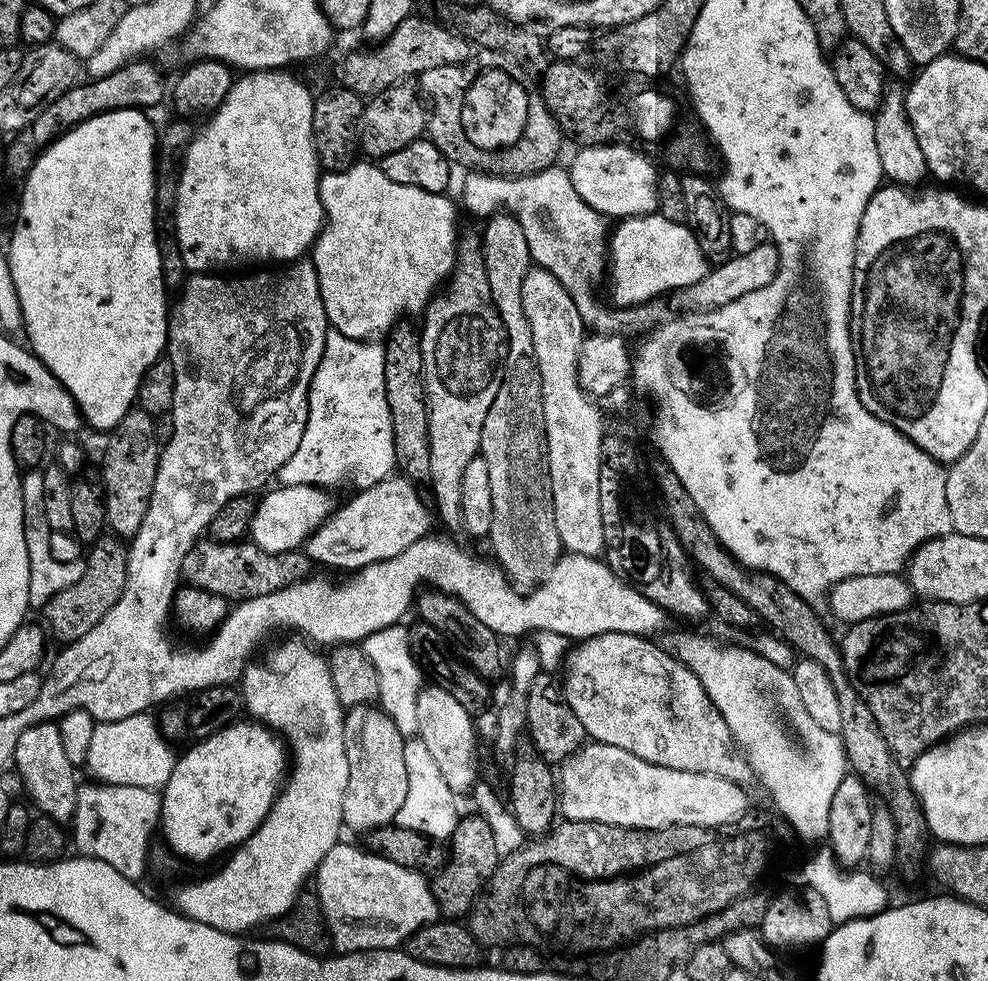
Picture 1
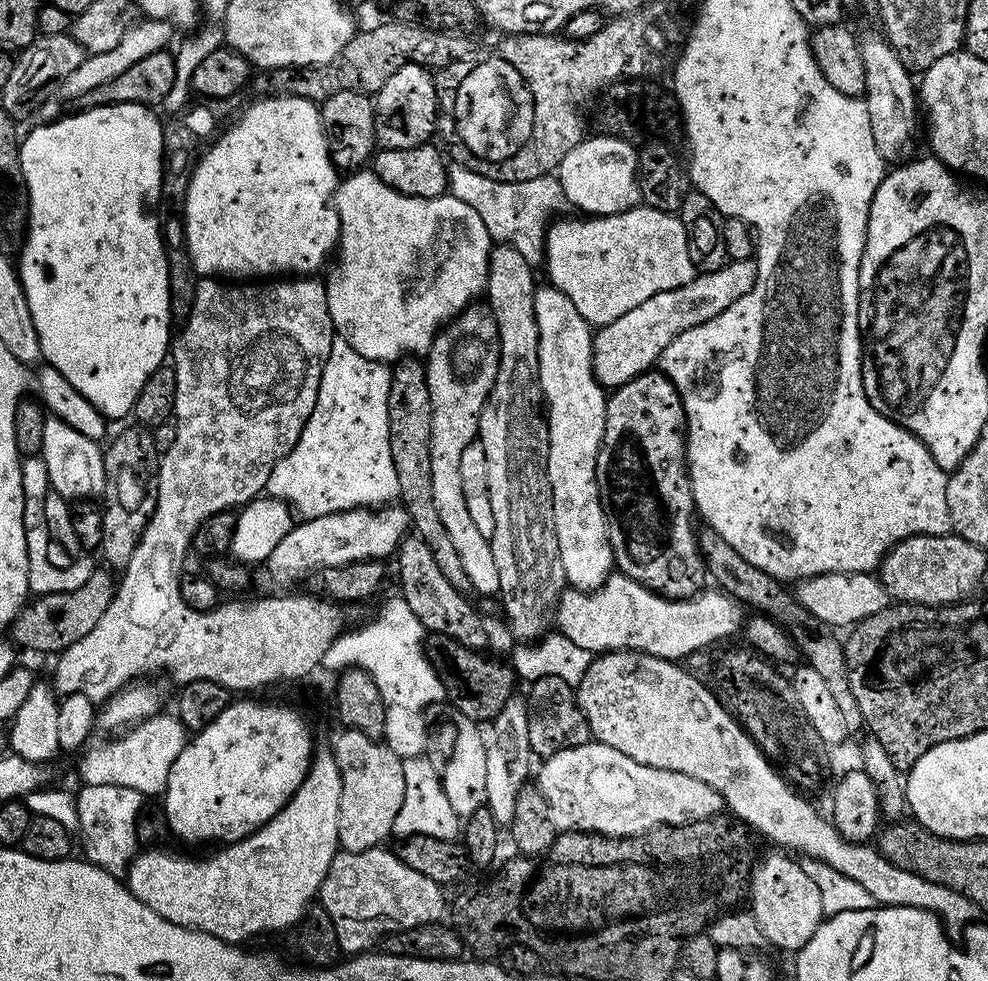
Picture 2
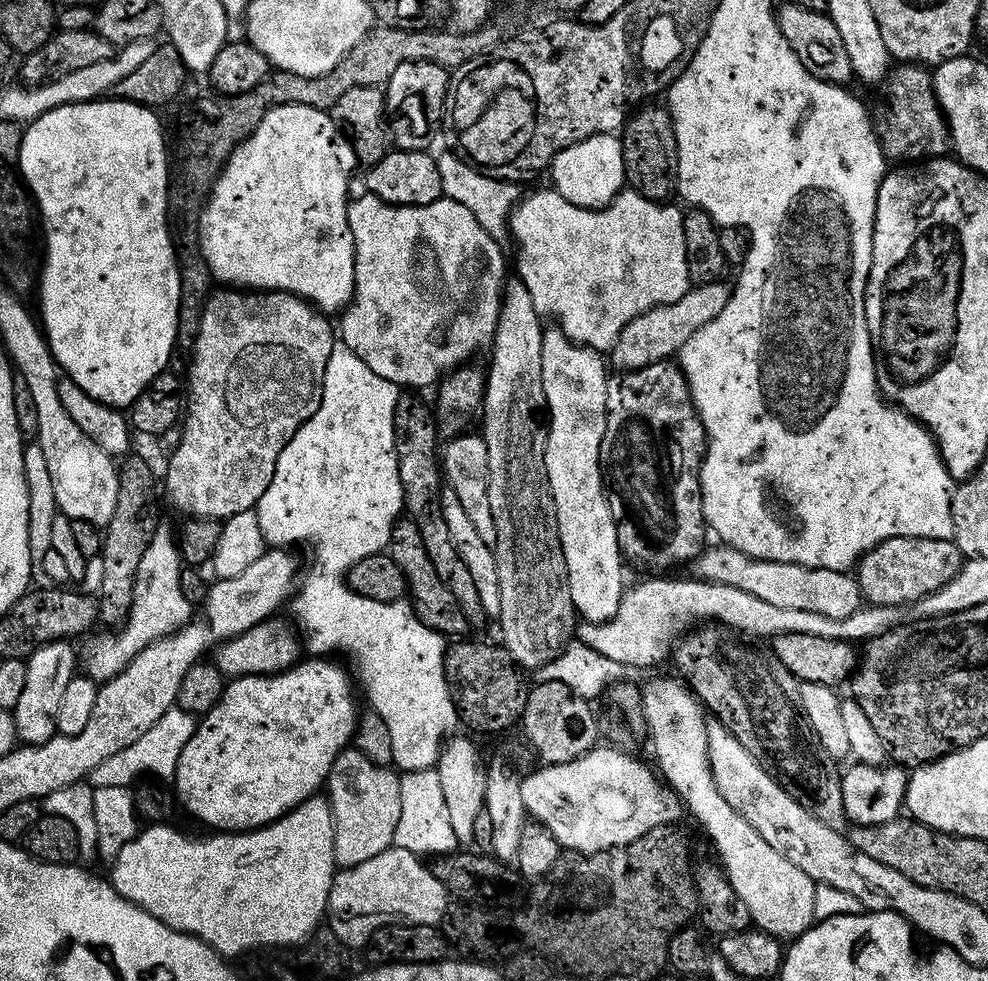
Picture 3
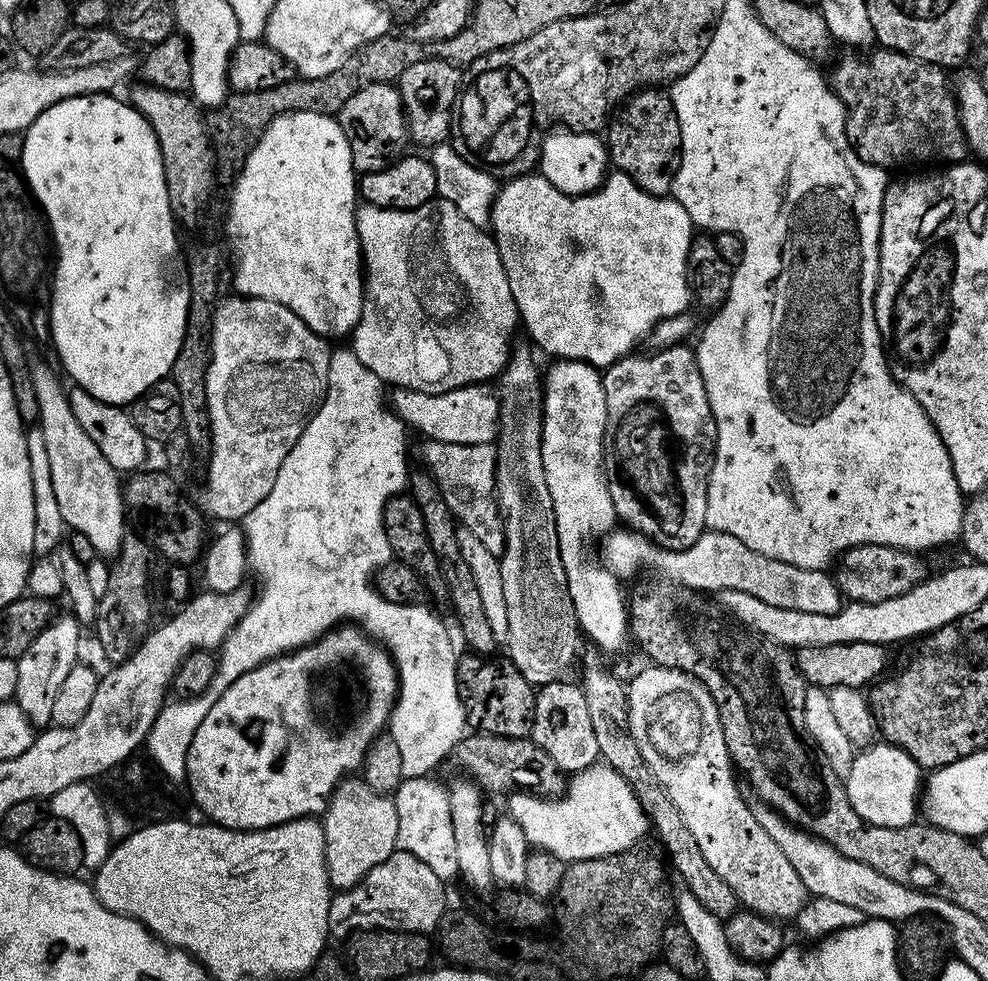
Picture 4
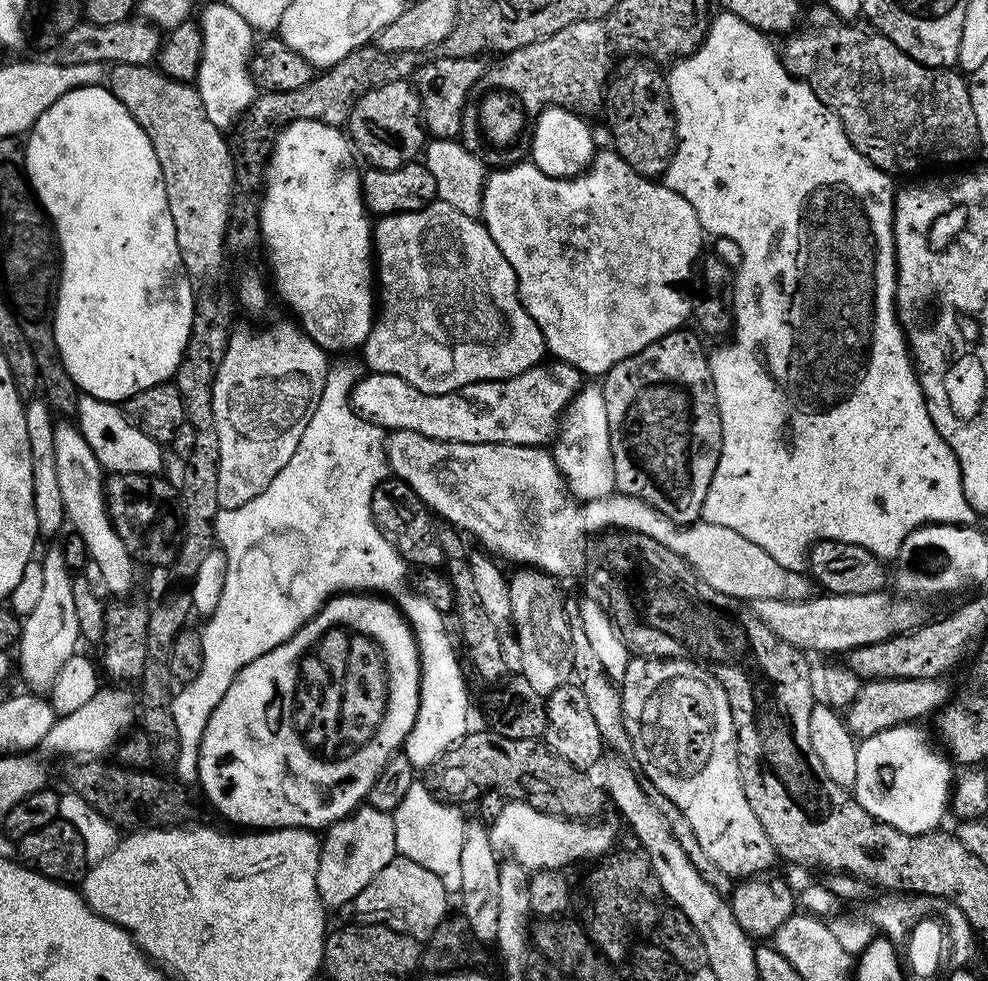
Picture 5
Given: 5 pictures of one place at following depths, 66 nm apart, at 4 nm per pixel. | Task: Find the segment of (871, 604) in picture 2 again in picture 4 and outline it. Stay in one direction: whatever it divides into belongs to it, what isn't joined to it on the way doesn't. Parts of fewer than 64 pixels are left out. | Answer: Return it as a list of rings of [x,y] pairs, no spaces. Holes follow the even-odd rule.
[[[616,528],[607,533],[598,551],[604,566],[617,573],[634,571],[636,556],[640,556],[641,562],[649,564],[662,579],[672,580],[668,582],[681,588],[691,588],[694,592],[719,594],[726,590],[742,590],[742,594],[754,594],[754,598],[762,598],[762,602],[770,606],[782,606],[782,610],[802,610],[806,614],[832,614],[842,606],[841,592],[827,571],[790,566],[790,562],[766,558],[766,554],[750,550],[746,542],[738,542],[738,538],[725,532],[706,530],[698,542],[674,552],[653,544],[643,531],[626,530]]]

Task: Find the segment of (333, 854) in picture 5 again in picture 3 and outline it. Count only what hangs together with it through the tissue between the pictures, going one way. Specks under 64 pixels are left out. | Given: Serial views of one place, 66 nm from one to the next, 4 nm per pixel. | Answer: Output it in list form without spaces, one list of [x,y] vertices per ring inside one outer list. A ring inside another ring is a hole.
[[[355,746],[340,749],[338,758],[328,771],[326,799],[331,806],[334,832],[334,854],[339,867],[352,867],[393,845],[393,834],[402,811],[401,777],[391,772],[391,767],[376,764]]]

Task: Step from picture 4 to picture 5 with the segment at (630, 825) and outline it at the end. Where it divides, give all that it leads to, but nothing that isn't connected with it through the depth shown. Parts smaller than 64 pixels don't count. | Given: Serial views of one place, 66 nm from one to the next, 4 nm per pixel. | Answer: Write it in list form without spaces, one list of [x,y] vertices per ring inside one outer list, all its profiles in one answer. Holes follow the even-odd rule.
[[[509,800],[502,806],[502,814],[494,818],[488,834],[497,853],[507,854],[526,869],[564,870],[567,864],[575,860],[588,860],[591,856],[603,857],[613,847],[611,844],[616,840],[616,832],[610,825],[602,823],[591,824],[583,820],[548,815],[524,800]]]

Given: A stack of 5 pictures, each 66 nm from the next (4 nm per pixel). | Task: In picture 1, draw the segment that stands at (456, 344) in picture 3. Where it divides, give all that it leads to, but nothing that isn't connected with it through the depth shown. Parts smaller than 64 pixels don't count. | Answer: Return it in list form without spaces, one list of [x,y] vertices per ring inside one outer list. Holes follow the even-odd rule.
[[[357,162],[346,170],[337,172],[328,170],[320,178],[320,201],[324,207],[324,227],[320,230],[315,244],[310,249],[310,259],[318,274],[318,286],[322,294],[324,309],[328,315],[328,323],[335,331],[346,334],[346,338],[371,341],[376,335],[387,334],[401,319],[403,312],[423,313],[428,307],[428,301],[437,295],[438,289],[452,275],[456,266],[456,249],[458,247],[458,231],[456,232],[456,208],[450,201],[444,200],[439,192],[427,192],[418,186],[402,186],[402,182],[390,182],[386,174],[375,163]]]

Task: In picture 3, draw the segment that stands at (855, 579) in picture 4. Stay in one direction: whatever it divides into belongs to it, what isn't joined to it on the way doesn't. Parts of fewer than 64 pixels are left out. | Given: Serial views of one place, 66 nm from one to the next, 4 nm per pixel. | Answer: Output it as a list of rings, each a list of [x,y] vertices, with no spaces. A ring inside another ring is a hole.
[[[891,536],[860,557],[854,575],[861,597],[881,608],[899,608],[915,605],[917,600],[934,594],[960,573],[962,557],[952,540],[918,538],[917,536]]]

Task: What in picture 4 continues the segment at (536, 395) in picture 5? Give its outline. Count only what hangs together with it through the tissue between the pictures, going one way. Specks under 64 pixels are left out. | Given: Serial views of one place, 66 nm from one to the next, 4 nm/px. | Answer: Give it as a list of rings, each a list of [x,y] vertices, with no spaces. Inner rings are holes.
[[[487,383],[467,384],[442,394],[398,388],[391,393],[390,407],[411,431],[413,428],[421,432],[428,440],[450,442],[456,446],[492,444],[500,430],[500,398],[488,387]]]

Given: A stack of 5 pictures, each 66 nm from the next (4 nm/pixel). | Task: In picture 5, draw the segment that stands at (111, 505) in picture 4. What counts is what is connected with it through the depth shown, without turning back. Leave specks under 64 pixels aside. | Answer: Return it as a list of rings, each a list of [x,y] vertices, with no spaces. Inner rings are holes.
[[[72,422],[60,423],[53,427],[54,466],[58,470],[58,487],[62,493],[67,523],[71,531],[77,532],[82,542],[86,542],[88,559],[102,570],[102,578],[106,581],[109,593],[116,598],[127,597],[127,592],[136,580],[136,566],[118,530],[112,525],[112,516],[108,512],[108,501],[104,495],[106,473],[100,467],[98,458],[94,458],[88,437],[80,433],[79,427]]]

